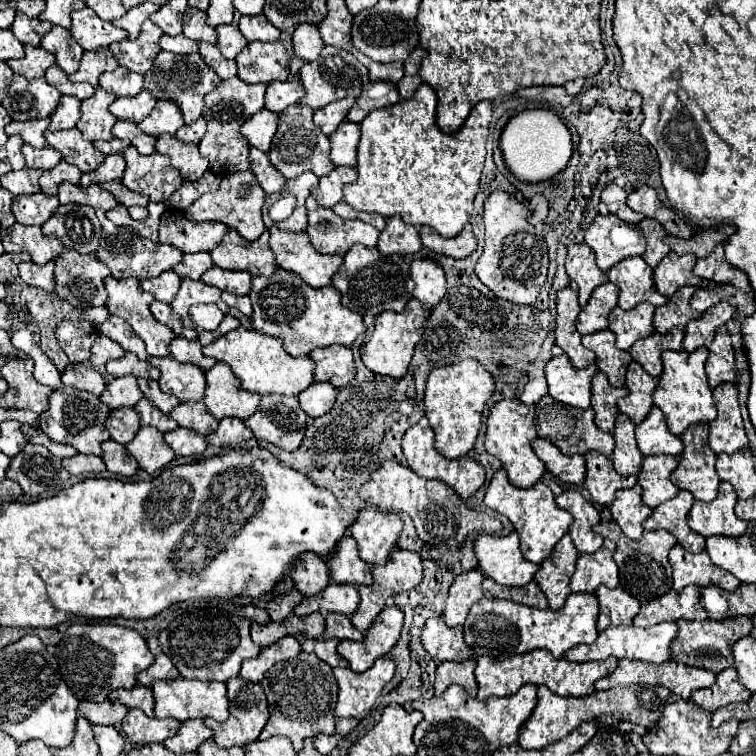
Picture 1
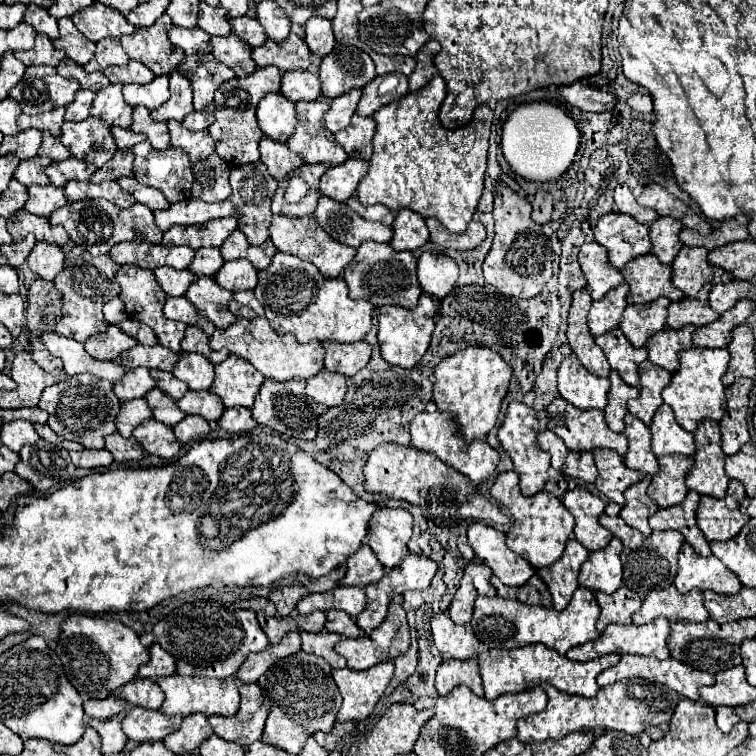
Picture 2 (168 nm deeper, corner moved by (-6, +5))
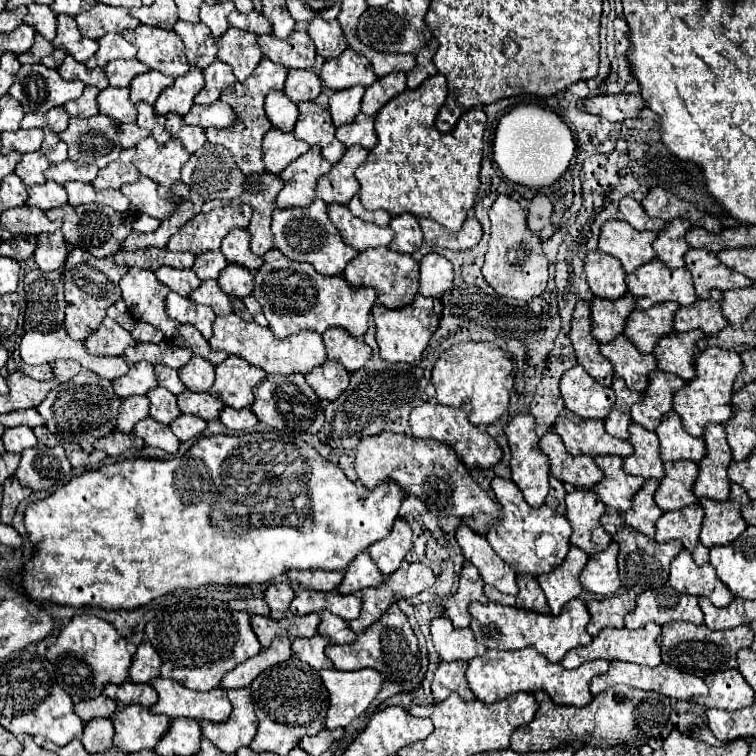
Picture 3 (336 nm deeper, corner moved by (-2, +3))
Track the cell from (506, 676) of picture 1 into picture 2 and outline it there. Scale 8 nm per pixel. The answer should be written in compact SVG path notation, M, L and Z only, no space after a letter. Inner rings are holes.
M531 644L531 646L523 646L515 650L489 650L489 652L479 654L477 658L479 658L479 676L483 680L487 700L495 700L501 694L523 692L543 682L555 686L559 692L565 692L565 694L595 696L599 692L599 686L595 682L597 674L601 674L603 670L619 662L619 656L607 654L607 656L583 662L583 664L575 664L573 660L567 660L565 656L559 656L557 652L551 652L543 644Z

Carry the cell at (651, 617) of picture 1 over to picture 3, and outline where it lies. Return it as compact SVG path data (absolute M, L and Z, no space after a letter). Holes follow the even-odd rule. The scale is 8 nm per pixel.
M661 586L655 590L645 590L641 596L637 596L637 608L625 616L625 626L635 630L647 622L663 626L675 620L703 624L699 598L679 594L671 586Z

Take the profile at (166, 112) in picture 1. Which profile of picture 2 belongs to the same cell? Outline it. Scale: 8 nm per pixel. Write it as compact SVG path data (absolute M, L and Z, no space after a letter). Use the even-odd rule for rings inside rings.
M171 72L171 98L163 102L157 110L151 112L153 120L167 122L167 120L183 120L187 114L193 112L193 90L191 82L181 72Z

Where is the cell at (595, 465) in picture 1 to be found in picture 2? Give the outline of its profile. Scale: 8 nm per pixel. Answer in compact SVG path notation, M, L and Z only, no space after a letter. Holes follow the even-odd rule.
M599 448L599 450L593 450L593 456L595 456L597 470L599 470L599 476L595 480L595 488L601 494L605 494L611 502L623 506L625 504L623 492L631 484L637 484L639 480L643 480L645 474L629 470L623 464L623 458L617 452L613 452L613 450Z

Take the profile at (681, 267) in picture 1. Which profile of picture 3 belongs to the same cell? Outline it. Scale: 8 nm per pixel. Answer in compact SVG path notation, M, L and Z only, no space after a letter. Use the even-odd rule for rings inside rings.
M687 250L685 254L685 268L693 276L693 286L697 294L709 290L735 290L743 286L751 286L751 280L735 270L723 266L715 254L707 250Z

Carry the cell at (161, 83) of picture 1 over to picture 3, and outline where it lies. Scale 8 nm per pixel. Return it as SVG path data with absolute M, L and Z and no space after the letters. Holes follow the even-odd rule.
M215 60L205 72L203 72L203 78L205 78L205 88L195 96L195 104L201 104L201 106L207 106L211 102L215 102L221 94L223 88L227 86L233 86L237 82L237 78L233 76L231 72L231 66L229 64L223 64L219 60Z

